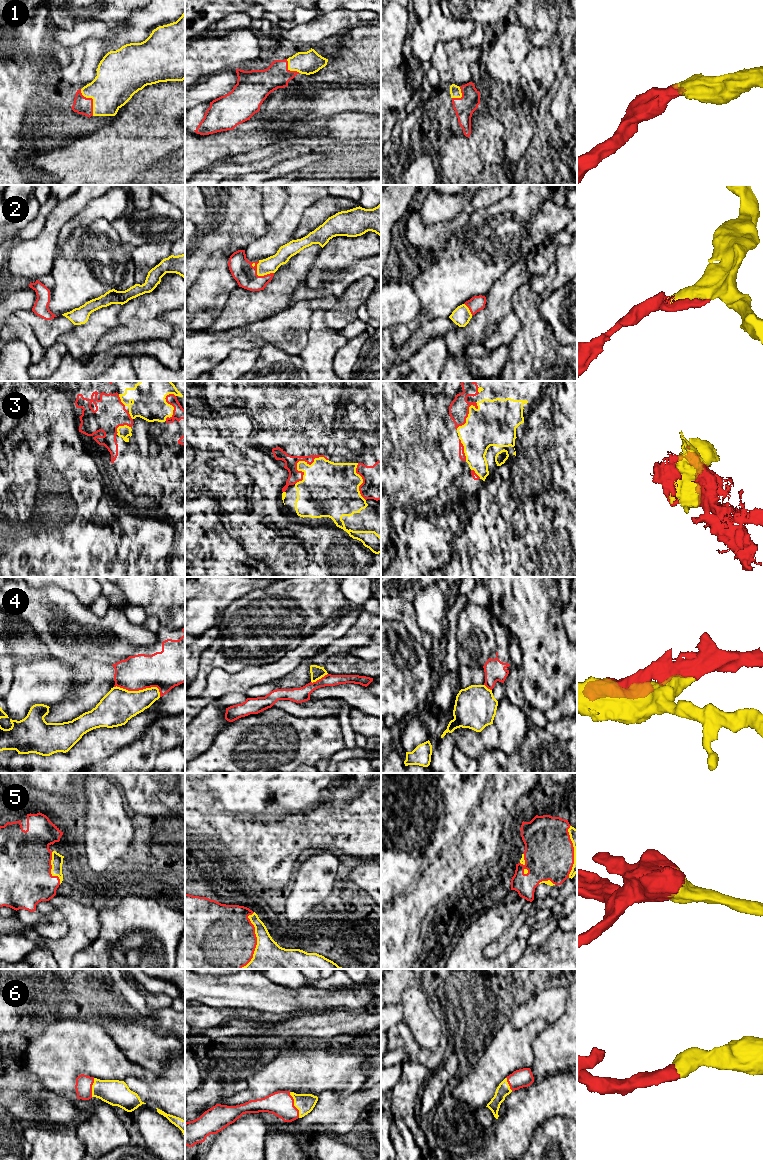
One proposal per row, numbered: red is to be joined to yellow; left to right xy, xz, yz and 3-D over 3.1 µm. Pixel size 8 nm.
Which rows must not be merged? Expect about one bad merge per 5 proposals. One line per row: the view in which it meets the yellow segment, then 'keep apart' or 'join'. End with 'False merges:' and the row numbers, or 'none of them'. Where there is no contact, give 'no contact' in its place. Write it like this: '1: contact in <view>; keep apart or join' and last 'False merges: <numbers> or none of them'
1: contact in xy; join
2: contact in xz; join
3: contact in xz; join
4: contact in xy; keep apart
5: contact in xz; join
6: contact in xz; join
False merges: 4

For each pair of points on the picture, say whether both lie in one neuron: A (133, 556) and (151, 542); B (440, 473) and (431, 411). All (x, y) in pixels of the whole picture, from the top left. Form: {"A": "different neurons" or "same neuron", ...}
{"A": "same neuron", "B": "different neurons"}

